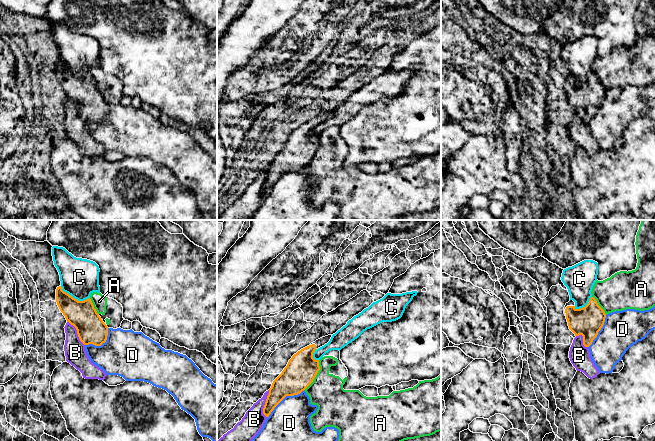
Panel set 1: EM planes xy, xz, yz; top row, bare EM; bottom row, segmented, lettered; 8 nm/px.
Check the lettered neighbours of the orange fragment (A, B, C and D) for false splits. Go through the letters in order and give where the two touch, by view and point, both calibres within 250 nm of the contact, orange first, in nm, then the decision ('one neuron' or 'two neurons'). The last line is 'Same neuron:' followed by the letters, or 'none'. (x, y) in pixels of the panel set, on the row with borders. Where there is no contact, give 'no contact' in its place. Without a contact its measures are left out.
A: meets orange in xz at (316, 374); 240 nm thick on the orange side, 280 nm on the other; two neurons
B: meets orange in xz at (265, 404); 200 nm thick on the orange side, 170 nm on the other; two neurons
C: meets orange in xy at (74, 298); 220 nm thick on the orange side, 300 nm on the other; two neurons
D: meets orange in xz at (284, 397); 240 nm thick on the orange side, 320 nm on the other; two neurons
Same neuron: none

